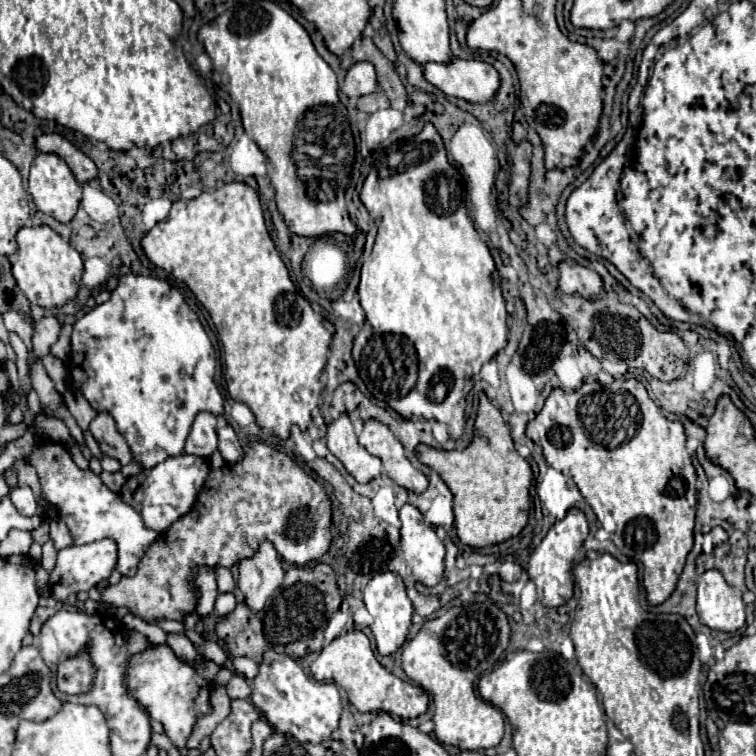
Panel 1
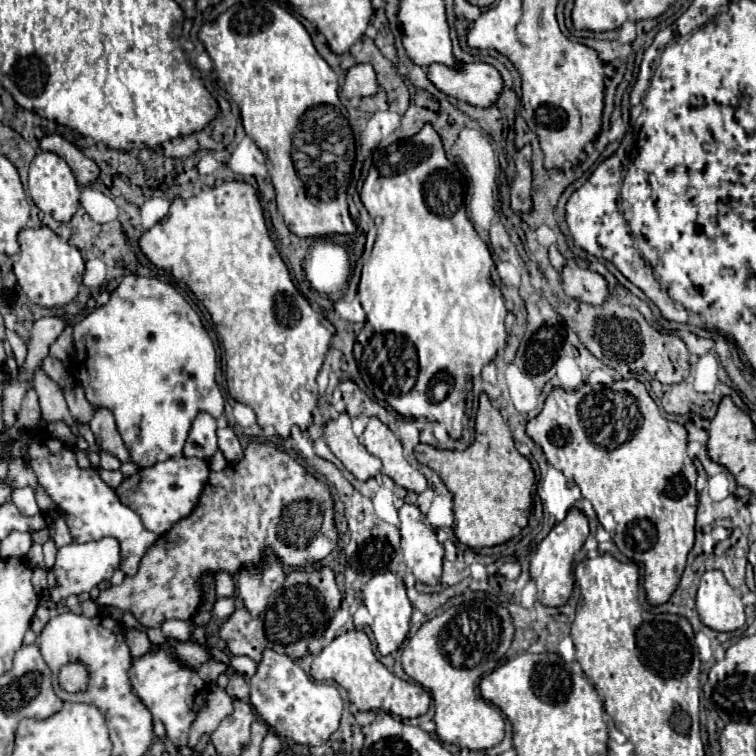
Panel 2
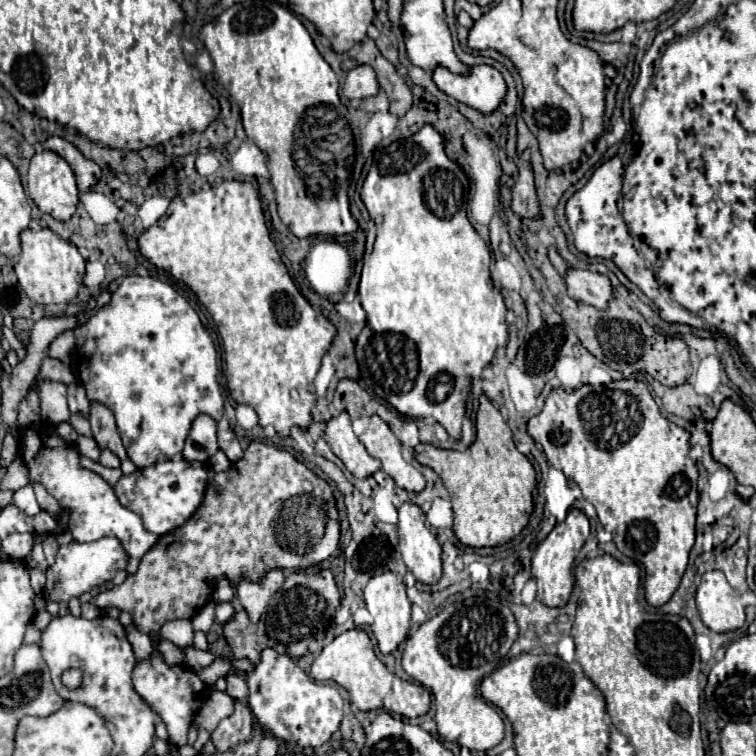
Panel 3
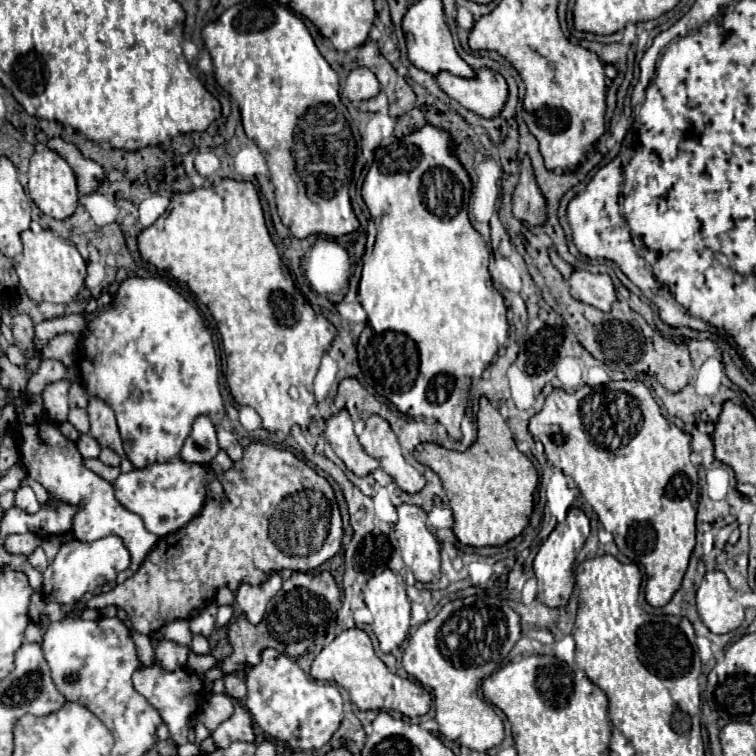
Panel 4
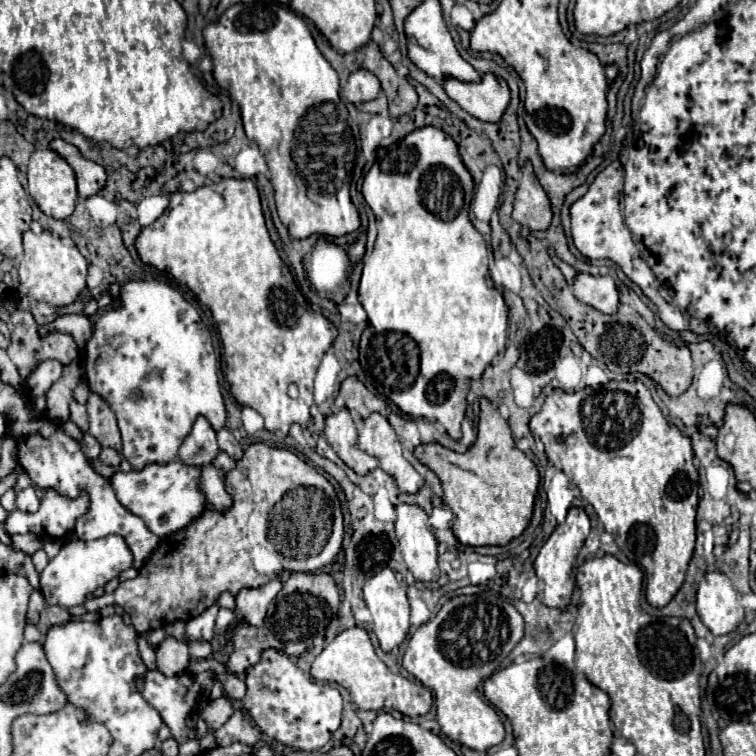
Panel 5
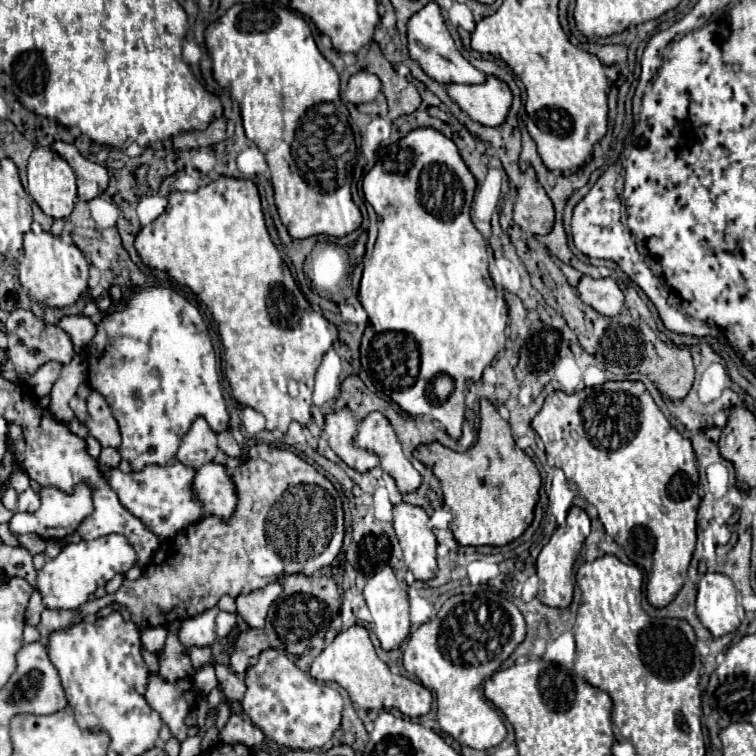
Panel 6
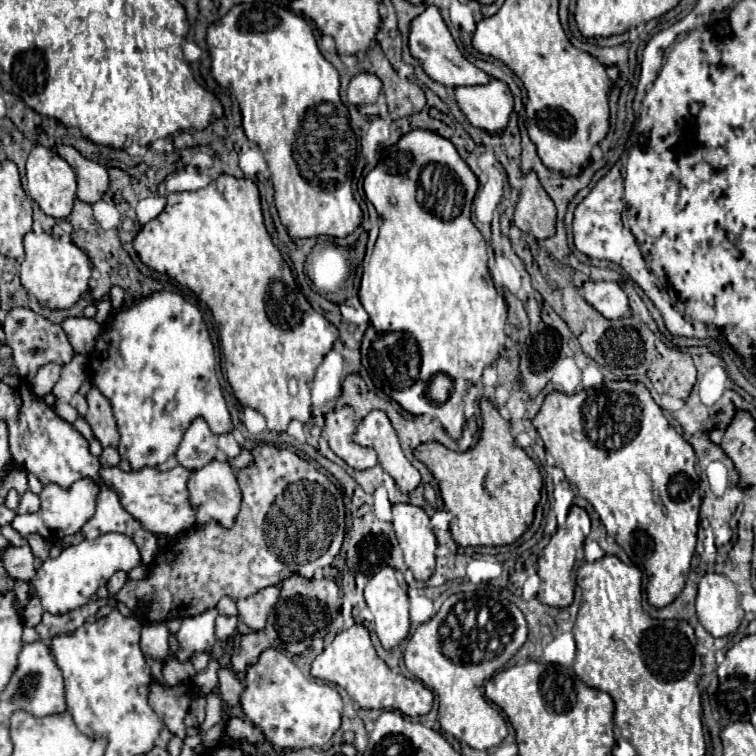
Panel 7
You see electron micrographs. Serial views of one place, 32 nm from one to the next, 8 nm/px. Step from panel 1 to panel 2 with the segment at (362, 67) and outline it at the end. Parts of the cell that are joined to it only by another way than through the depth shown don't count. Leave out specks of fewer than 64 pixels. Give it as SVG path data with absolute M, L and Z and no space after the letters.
M356 64L354 68L348 70L342 86L342 94L346 98L364 98L376 92L378 92L376 72L370 64Z

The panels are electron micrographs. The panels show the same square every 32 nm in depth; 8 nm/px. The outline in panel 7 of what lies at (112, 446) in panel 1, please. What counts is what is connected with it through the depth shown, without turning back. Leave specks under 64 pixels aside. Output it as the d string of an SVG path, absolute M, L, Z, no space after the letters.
M92 386L92 390L86 394L86 400L88 400L86 420L92 426L94 436L102 442L102 446L118 446L120 434L108 398L102 396L96 386Z

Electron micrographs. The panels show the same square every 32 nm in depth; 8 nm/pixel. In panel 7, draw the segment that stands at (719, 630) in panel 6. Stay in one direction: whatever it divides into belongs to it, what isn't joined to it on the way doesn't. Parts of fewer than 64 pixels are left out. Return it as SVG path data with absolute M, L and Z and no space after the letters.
M704 574L698 582L696 612L702 626L714 638L736 632L744 618L744 610L738 602L734 582L724 574Z

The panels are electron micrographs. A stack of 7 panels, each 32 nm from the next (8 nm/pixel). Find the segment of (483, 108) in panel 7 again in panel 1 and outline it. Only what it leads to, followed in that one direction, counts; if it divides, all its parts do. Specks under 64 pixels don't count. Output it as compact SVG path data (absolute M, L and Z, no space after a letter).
M454 58L452 64L432 62L424 66L424 76L446 96L474 104L490 102L500 88L500 76L494 66L476 60Z

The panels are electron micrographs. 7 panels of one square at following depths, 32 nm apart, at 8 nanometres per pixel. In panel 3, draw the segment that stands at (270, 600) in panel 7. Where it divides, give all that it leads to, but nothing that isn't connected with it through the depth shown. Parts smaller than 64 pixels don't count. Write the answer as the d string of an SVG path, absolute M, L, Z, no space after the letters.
M278 568L268 570L266 576L256 584L252 584L250 580L240 580L236 588L236 596L238 596L240 606L248 612L252 622L260 620L260 616L264 614L268 606L268 600L278 592L282 582L284 582L284 574Z

